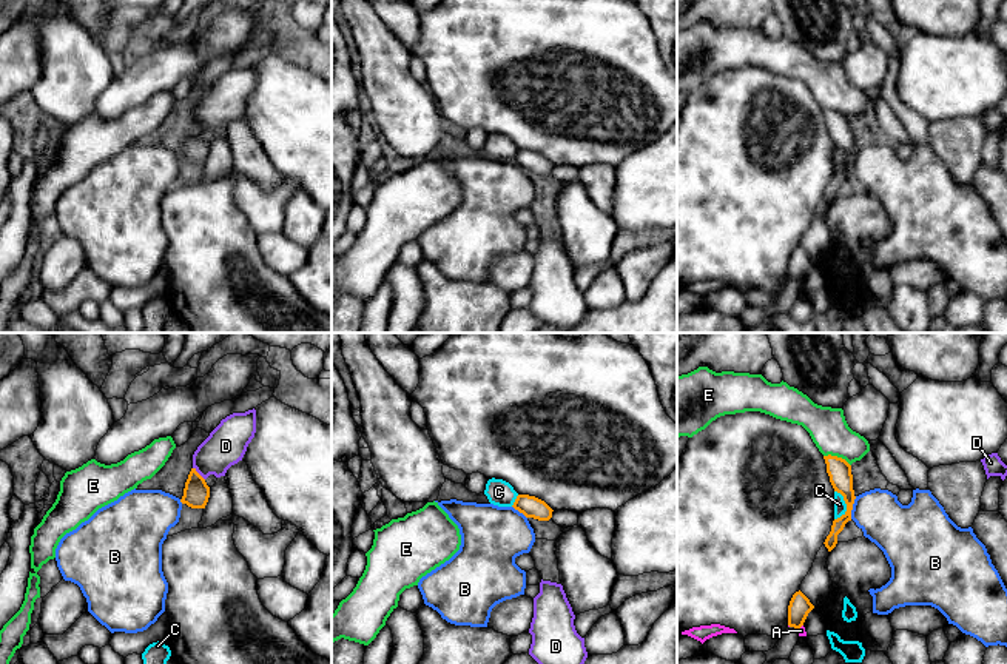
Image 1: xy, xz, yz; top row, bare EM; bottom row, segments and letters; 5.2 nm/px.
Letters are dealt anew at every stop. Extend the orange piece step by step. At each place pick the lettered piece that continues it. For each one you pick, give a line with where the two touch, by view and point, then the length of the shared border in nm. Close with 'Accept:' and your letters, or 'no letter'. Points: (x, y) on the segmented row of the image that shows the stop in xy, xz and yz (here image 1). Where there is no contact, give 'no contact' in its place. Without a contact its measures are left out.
Accept: no letter

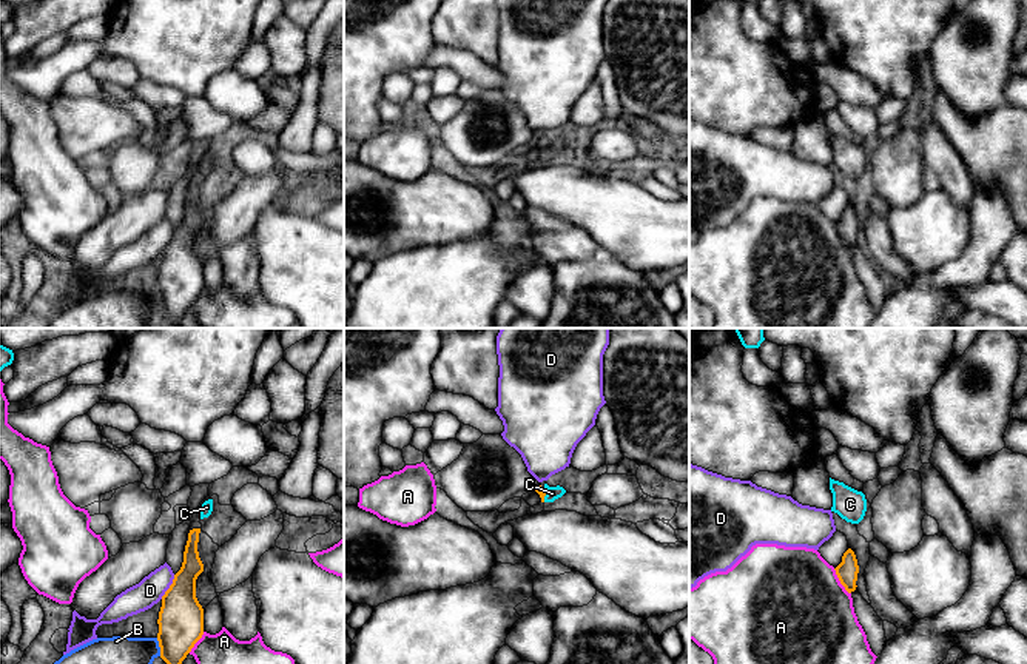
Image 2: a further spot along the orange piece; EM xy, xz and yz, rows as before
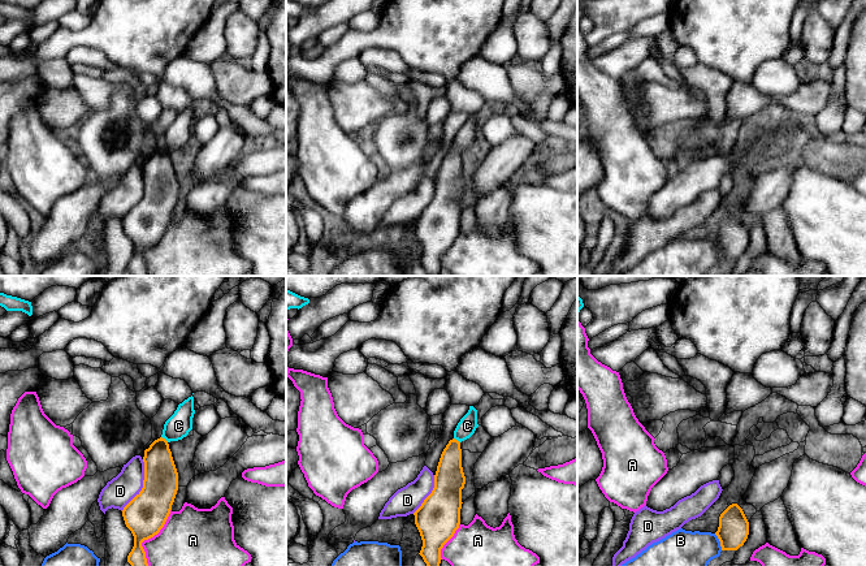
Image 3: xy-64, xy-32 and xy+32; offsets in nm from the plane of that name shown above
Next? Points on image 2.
C: xz (545, 495) | 70 nm
Accept: C

